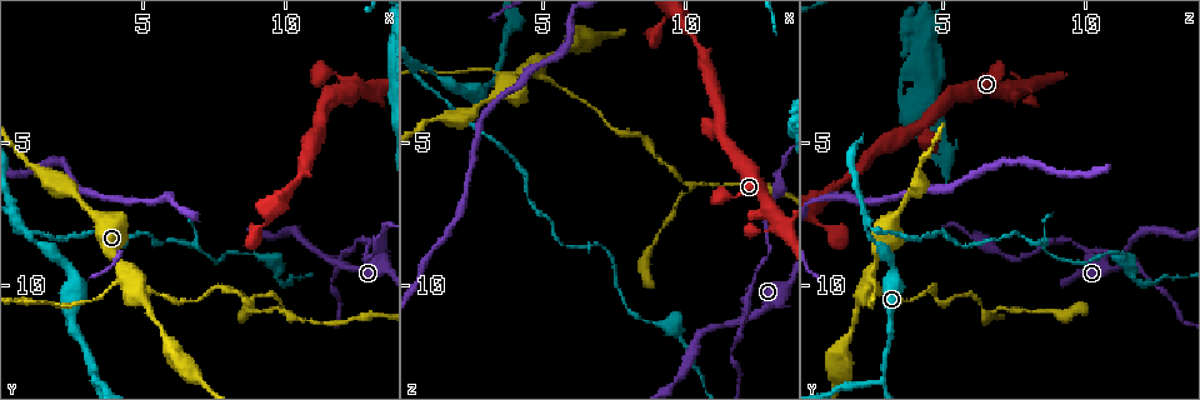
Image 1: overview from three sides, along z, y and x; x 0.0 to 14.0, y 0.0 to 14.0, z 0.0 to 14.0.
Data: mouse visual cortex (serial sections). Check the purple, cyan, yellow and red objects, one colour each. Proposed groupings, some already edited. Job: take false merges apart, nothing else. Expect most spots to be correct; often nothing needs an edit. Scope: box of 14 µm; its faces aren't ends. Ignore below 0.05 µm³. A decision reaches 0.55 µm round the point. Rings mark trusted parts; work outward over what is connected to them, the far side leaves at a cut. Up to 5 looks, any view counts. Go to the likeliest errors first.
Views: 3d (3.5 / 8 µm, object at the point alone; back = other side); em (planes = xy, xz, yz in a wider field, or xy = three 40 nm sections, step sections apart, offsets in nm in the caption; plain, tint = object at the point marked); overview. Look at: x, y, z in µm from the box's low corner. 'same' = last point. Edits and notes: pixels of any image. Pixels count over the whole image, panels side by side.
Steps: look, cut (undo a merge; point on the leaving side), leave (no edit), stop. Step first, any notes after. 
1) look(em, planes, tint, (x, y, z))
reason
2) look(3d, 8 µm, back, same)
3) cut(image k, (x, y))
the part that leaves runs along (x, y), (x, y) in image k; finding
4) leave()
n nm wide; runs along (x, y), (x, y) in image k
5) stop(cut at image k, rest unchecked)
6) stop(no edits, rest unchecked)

look(3d, 8 µm, (11.8, 9.3, 11.3))
four or more arms meet

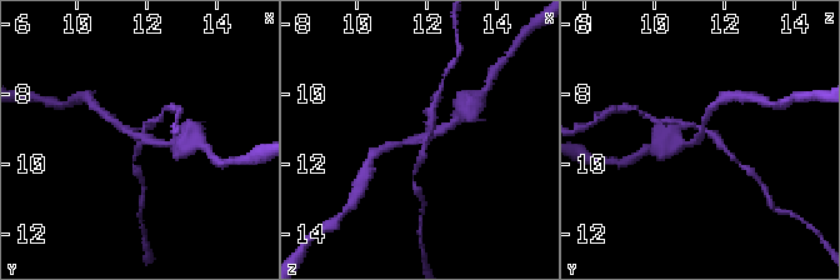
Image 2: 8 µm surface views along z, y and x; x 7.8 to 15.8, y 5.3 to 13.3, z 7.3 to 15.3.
look(3d, 3.5 µm, (11.9, 9.3, 11.3))

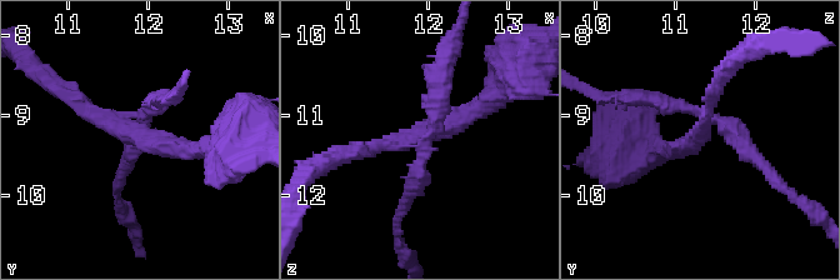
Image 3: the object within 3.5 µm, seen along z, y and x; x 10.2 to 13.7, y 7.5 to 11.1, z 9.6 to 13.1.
cut(image 3, (434, 103))
arms of 150, 200, 250, 250 nm; the part that leaves runs along (421, 143), (456, 34) in image 3; two cells meet here

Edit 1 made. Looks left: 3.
look(em, xy, step 3, tint, (4.6, 9.9, 2.5))

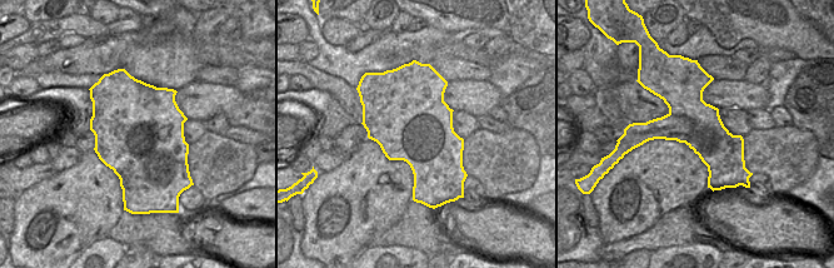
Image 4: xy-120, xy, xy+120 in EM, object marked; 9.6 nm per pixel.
look(3d, 3.5 µm, same)
see where the arms go

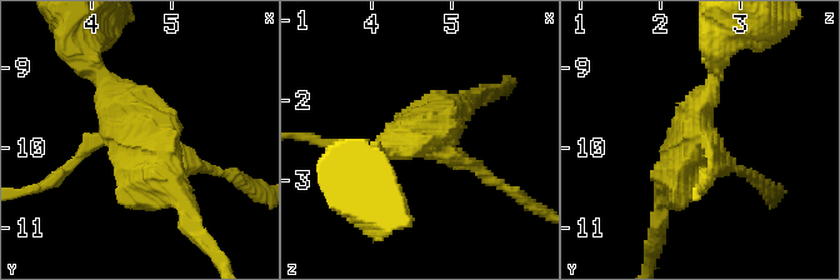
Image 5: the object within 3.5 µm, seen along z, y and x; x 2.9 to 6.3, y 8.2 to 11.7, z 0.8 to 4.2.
cut(image 5, (486, 176))
the part that leaves runs along (449, 153), (541, 210) in image 5; two cells meet here

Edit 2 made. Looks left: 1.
stop(cut at image 3, cut at image 5, rest unchecked)

